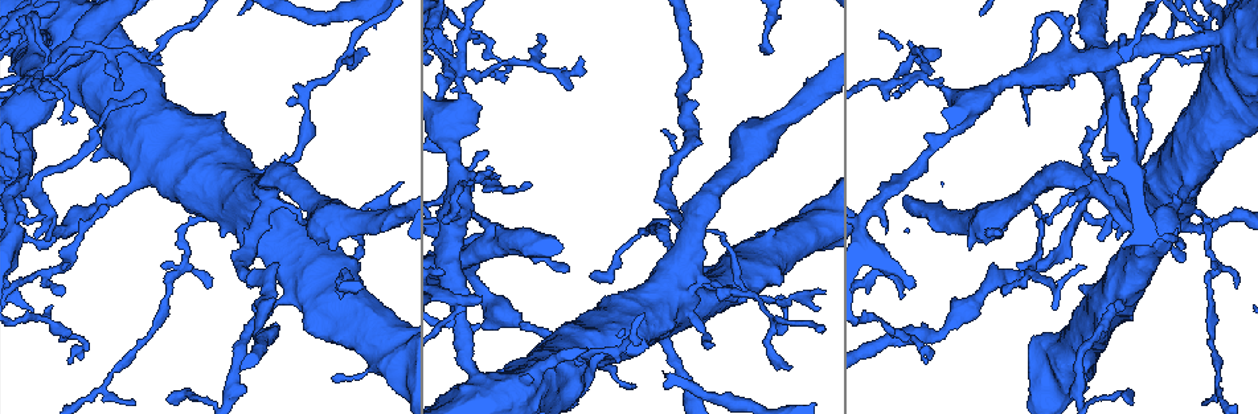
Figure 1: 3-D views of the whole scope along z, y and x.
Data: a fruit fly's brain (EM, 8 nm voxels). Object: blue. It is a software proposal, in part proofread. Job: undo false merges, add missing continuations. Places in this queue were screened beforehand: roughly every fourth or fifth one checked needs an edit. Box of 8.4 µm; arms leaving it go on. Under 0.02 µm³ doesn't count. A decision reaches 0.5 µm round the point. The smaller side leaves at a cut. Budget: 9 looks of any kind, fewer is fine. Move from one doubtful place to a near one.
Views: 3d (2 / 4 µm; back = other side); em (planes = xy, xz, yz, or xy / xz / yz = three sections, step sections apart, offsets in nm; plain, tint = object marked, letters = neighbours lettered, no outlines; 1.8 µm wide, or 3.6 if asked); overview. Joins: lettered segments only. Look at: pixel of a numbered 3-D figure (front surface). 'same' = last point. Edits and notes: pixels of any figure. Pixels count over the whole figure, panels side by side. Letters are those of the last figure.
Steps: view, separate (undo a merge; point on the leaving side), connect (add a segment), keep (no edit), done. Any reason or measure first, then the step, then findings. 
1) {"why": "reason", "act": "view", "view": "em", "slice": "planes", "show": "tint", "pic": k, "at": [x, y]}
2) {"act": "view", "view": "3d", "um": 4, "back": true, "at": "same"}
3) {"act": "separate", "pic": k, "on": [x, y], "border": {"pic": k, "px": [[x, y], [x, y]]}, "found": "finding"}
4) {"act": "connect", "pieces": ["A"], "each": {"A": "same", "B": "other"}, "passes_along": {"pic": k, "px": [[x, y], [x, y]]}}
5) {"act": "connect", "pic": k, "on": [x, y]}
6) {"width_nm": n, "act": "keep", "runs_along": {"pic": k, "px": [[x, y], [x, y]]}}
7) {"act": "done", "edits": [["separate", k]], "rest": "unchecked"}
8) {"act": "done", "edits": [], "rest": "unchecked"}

{"why": "sudden change in width", "act": "view", "view": "3d", "um": 4, "pic": 1, "at": [458, 72]}

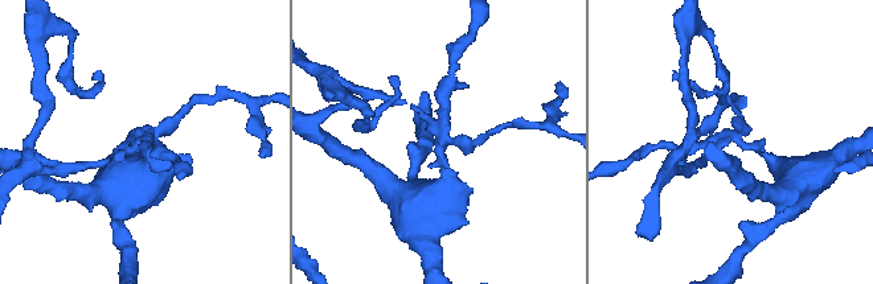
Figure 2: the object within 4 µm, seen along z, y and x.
{"act": "view", "view": "em", "slice": "yz", "step": 16, "show": "tint", "pic": 2, "at": [736, 140]}

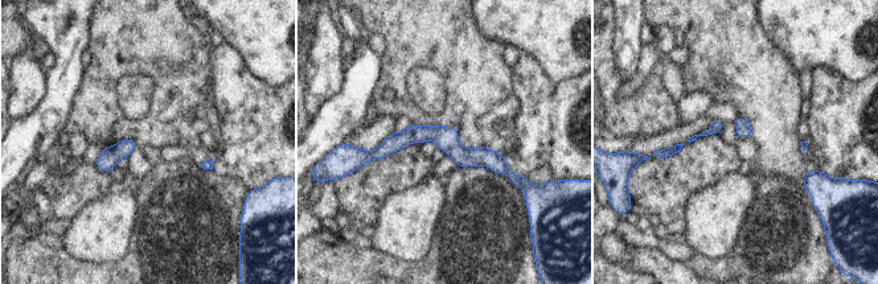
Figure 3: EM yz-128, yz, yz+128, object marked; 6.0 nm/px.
{"act": "view", "view": "em", "slice": "planes", "show": "letters", "at": "same"}

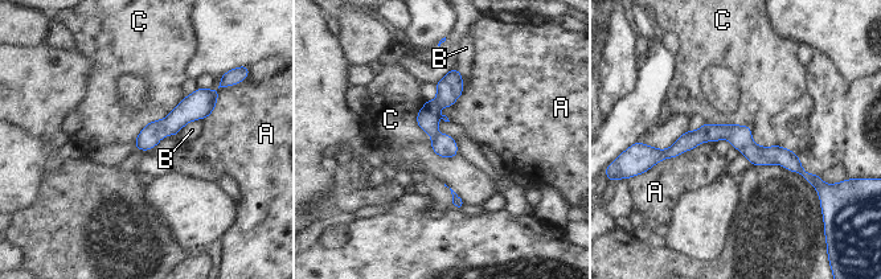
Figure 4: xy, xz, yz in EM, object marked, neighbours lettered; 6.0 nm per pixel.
{"act": "separate", "pic": 4, "on": [427, 118], "each": {"A": "other", "B": "other", "C": "other"}, "border": {"pic": 4, "px": [[435, 99], [441, 107]]}, "found": "a second cell is stuck on"}

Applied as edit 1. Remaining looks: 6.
{"act": "view", "view": "overview"}

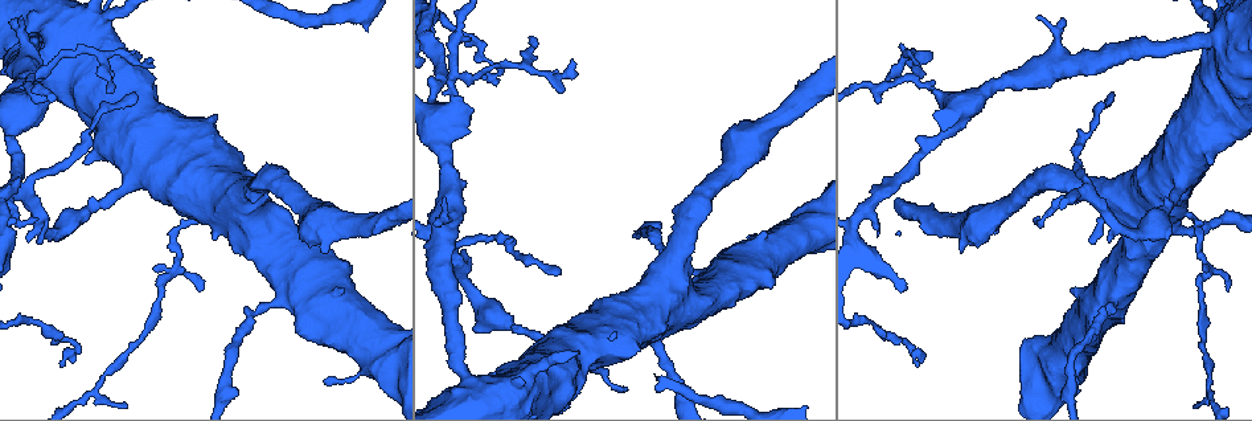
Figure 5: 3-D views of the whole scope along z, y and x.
{"act": "view", "view": "3d", "um": 4, "pic": 5, "at": [1091, 241]}

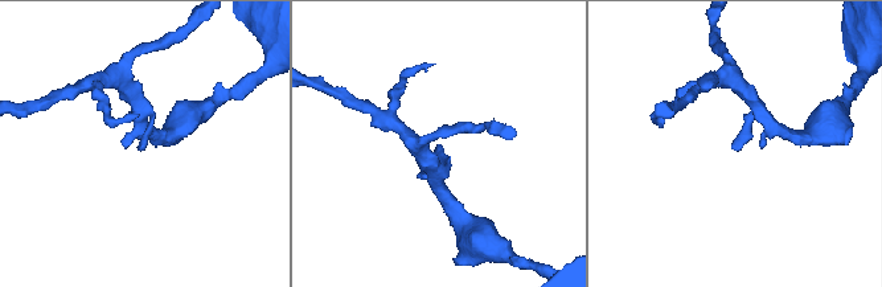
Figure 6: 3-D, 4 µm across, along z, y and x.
{"act": "view", "view": "em", "slice": "planes", "show": "plain", "pic": 6, "at": [737, 151]}

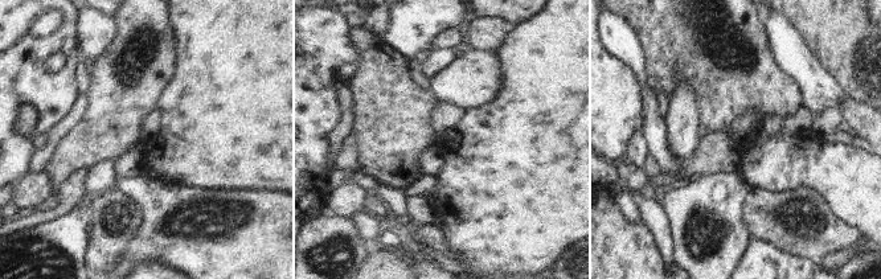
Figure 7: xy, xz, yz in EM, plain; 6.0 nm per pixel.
{"why": "what lies round it", "act": "view", "view": "em", "slice": "planes", "show": "letters", "at": "same"}

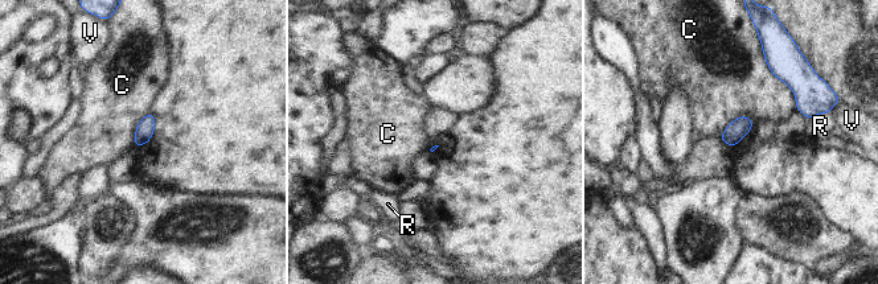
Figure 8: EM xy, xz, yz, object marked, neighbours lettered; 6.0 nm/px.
{"act": "keep", "each": {"C": "other", "R": "other", "V": "other"}, "border": {"pic": 8, "px": [[764, 61], [792, 91], [795, 108]]}, "found": "none of them fits"}

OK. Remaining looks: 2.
{"act": "done", "edits": [["separate", 4]], "rest": "unchecked"}

